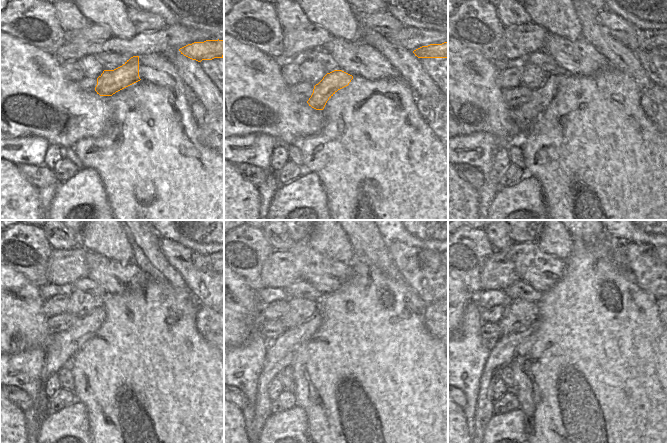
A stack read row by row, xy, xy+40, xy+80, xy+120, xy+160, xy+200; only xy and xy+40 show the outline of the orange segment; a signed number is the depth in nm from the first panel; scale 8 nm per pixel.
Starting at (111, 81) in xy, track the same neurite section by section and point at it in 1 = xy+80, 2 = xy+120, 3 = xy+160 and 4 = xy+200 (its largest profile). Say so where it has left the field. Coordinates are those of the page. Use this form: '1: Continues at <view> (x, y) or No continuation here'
1: Continues at xy+80 (524, 115)
2: Continues at xy+120 (61, 347)
3: Continues at xy+160 (280, 353)
4: Continues at xy+200 (502, 354).

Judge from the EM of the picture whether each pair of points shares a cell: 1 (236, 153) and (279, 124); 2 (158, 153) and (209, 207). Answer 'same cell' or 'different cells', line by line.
1: different cells
2: same cell

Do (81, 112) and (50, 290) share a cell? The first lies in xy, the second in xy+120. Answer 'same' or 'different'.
different

